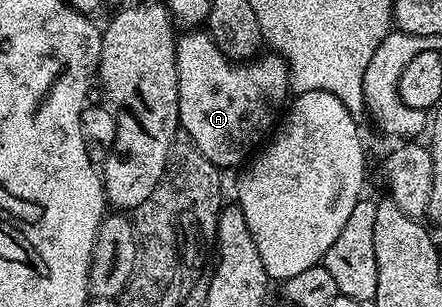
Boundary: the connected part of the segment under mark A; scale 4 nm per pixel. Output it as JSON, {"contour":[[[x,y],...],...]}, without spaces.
{"contour":[[[200,28],[189,29],[184,35],[181,33],[177,37],[176,67],[180,130],[188,133],[187,141],[200,150],[202,156],[206,156],[206,160],[213,162],[217,168],[236,166],[256,145],[259,147],[273,133],[277,125],[276,117],[279,116],[280,109],[282,114],[289,101],[288,66],[279,54],[264,52],[251,60],[233,60],[226,57],[218,48],[218,44],[214,44],[212,37]]]}

